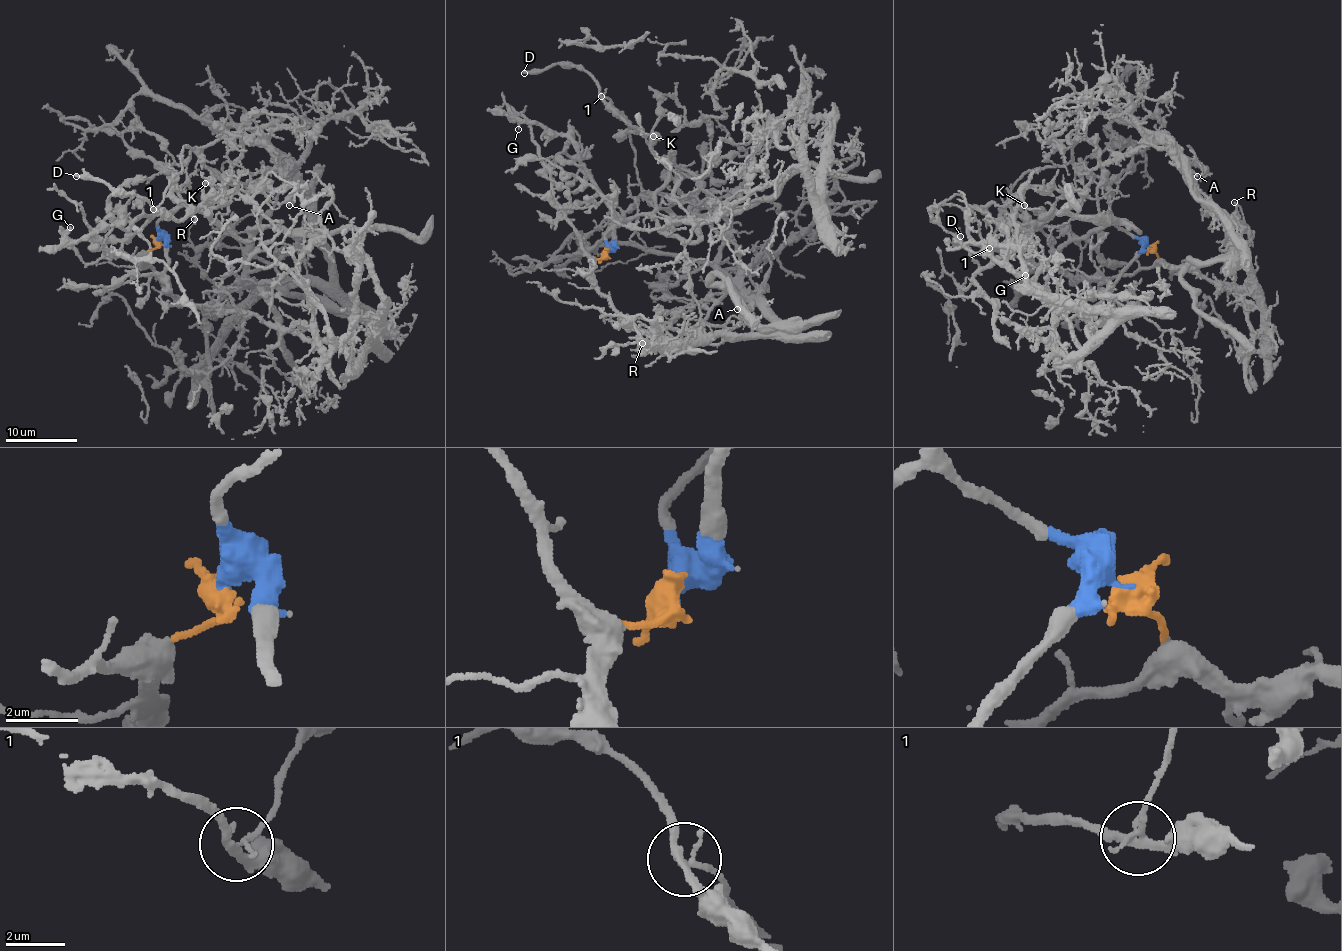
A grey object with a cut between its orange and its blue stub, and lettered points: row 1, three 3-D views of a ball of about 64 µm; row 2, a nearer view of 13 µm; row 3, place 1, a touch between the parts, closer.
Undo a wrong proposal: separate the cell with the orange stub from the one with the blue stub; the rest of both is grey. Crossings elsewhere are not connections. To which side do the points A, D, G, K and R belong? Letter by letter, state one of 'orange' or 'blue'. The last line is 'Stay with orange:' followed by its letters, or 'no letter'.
A: orange
D: blue
G: blue
K: blue
R: orange
Stay with orange: A, R

